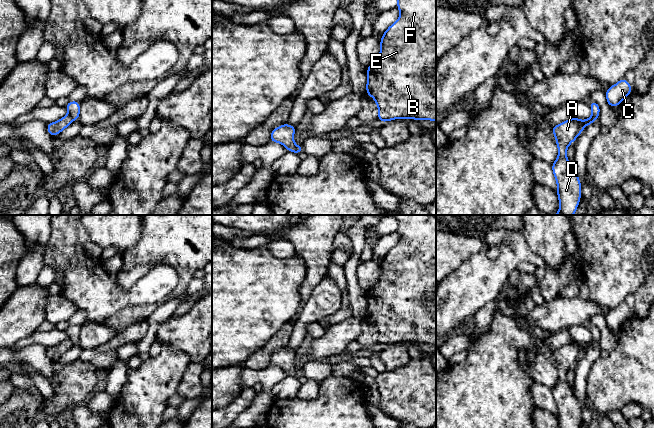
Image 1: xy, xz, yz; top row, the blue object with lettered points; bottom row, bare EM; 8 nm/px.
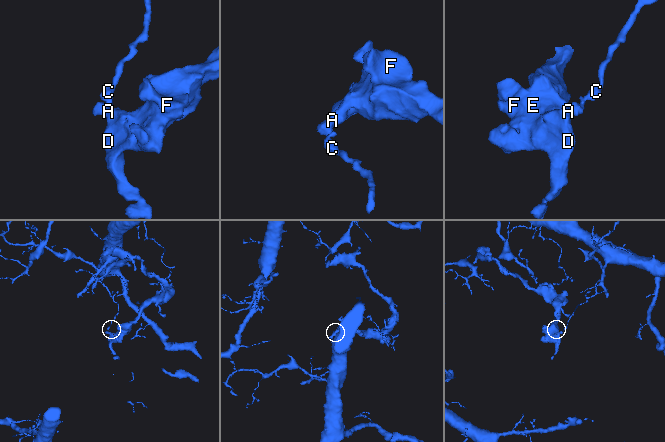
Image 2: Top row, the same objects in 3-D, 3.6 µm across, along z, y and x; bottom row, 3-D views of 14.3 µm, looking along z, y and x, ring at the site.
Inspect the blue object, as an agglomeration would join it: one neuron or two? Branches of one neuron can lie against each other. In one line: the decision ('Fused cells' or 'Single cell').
Fused cells

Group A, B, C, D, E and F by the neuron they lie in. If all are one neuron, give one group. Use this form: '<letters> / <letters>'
A B D E F / C

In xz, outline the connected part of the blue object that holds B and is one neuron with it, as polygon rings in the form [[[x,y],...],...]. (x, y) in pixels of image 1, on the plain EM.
[[[393,215],[398,222],[396,231],[400,235],[397,245],[390,249],[382,258],[380,277],[377,284],[367,290],[366,318],[371,320],[378,331],[379,346],[388,346],[394,343],[415,343],[436,345],[436,216],[435,215]]]

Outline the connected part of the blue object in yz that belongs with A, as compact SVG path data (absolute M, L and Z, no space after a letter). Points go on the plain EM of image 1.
M572 341L556 350L551 355L556 362L558 381L551 389L557 406L559 428L579 428L581 423L581 406L572 388L566 381L568 370L574 366L582 355L597 343L590 341L579 343Z

